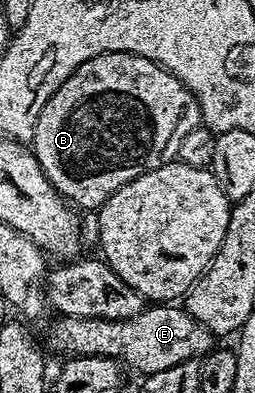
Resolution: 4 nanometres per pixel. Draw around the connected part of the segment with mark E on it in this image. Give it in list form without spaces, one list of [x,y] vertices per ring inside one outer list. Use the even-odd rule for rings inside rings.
[[[153,303],[141,309],[139,315],[131,319],[75,319],[74,317],[58,316],[57,322],[49,329],[49,345],[57,353],[65,353],[69,357],[86,357],[87,355],[99,355],[110,357],[121,362],[122,366],[134,369],[140,375],[167,371],[167,367],[175,367],[184,361],[200,359],[214,348],[215,337],[207,327],[197,322],[189,312],[177,303]]]

